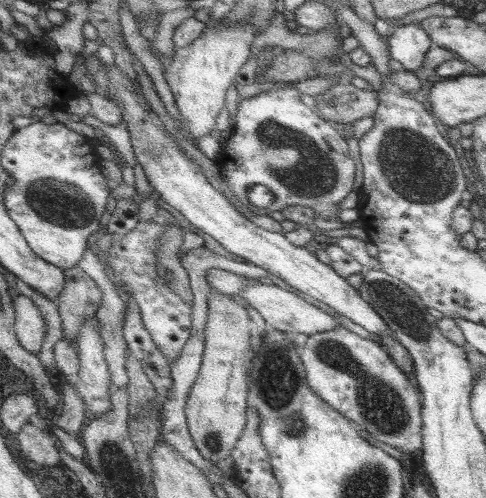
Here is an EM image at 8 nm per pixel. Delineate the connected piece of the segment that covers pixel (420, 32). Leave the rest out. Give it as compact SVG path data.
M418 23L398 25L387 40L391 58L398 60L405 70L423 67L425 54L433 45L427 32Z

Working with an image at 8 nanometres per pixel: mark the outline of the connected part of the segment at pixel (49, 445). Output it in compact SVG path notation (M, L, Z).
M24 424L18 431L20 452L40 466L60 465L59 443L48 429L40 430L34 424Z

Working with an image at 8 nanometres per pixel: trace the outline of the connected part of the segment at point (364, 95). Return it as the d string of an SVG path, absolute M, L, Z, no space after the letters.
M341 82L320 96L317 113L324 120L352 125L355 120L372 117L377 102L374 90L356 88L351 82Z

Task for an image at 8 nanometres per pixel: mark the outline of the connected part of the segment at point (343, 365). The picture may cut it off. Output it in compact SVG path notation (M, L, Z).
M339 324L334 330L311 334L304 346L297 351L308 386L340 416L353 422L361 432L372 436L378 442L390 444L402 452L420 453L422 420L418 392L377 339L364 339Z

